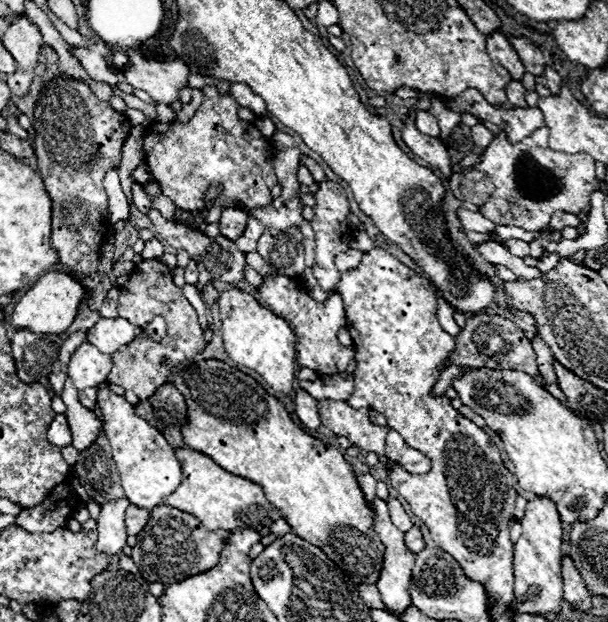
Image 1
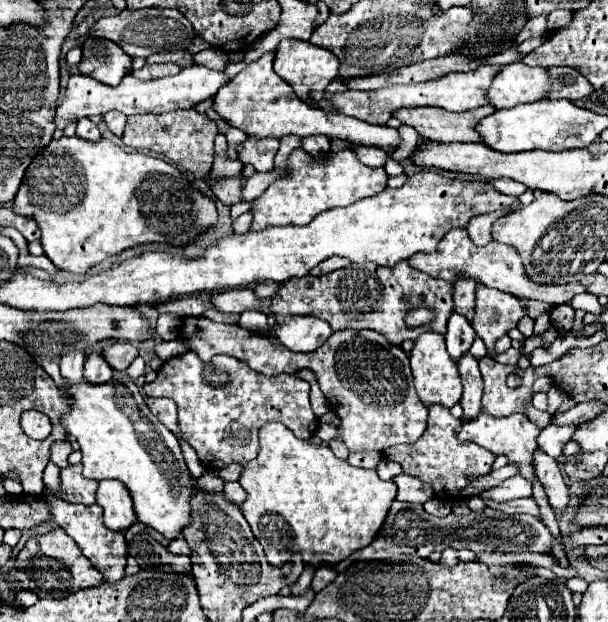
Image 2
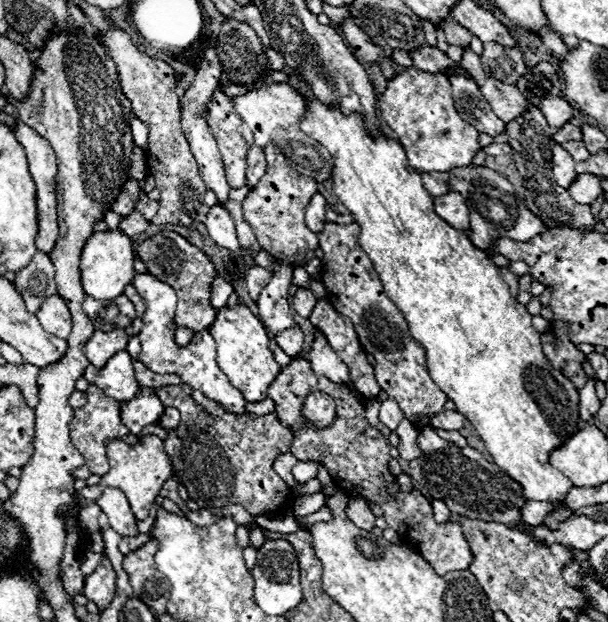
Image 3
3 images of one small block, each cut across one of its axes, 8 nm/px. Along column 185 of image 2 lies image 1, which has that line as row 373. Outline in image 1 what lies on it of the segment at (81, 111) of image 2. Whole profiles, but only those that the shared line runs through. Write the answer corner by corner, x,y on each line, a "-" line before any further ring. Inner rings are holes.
84,342
76,348
68,364
68,376
72,378
78,390
96,388
106,382
112,368
112,356
104,356
96,346

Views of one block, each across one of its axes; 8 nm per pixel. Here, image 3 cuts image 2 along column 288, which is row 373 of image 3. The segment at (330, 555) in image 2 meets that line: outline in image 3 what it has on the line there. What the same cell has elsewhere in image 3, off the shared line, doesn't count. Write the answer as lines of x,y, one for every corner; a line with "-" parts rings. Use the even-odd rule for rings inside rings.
300,80
296,90
308,100
308,112
300,126
332,154
334,172
330,180
334,194
354,214
354,220
360,226
360,246
368,252
388,298
404,312
412,338
426,350
430,376
456,404
456,412
464,414
474,426
484,448
500,470
520,484
524,498
554,502
554,508
546,514
542,526
556,530
560,522
574,516
574,510
560,508
560,502
574,484
550,466
550,452
560,448
578,428
580,392
568,380
556,380
556,372
542,352
540,334
532,326
532,316
526,312
526,306
516,300
518,278
508,268
498,268
486,252
470,242
466,232
452,228
434,212
432,196
424,190
420,172
408,166
404,148
398,142
388,136
372,140
366,134
360,116
344,118
338,110
320,104
304,80

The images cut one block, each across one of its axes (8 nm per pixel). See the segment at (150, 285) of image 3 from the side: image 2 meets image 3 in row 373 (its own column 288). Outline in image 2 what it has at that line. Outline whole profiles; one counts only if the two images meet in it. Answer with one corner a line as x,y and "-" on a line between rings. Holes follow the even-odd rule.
296,148
288,156
288,168
286,176
272,182
262,196
252,200
252,228
262,230
266,226
282,226
282,224
298,224
304,226
308,220
318,216
324,210
336,208
336,206
348,206
360,198
374,196
386,188
386,172
384,168
370,168
364,166
354,150
340,150
330,152
320,158
312,158
302,148

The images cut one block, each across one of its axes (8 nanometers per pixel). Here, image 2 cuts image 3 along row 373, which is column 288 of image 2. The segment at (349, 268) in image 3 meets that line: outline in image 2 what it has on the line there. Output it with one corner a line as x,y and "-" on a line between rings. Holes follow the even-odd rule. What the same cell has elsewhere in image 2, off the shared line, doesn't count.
194,352
166,360
158,370
158,378
144,384
146,396
172,398
176,402
182,438
196,450
206,470
218,470
232,462
246,464
254,460
258,454
258,430
266,422
282,422
298,438
310,438
316,432
318,418
310,406
308,382
294,374
264,376
248,368
244,362
224,354
214,356
210,366
228,374
228,382
224,386
212,386
204,378
206,364

